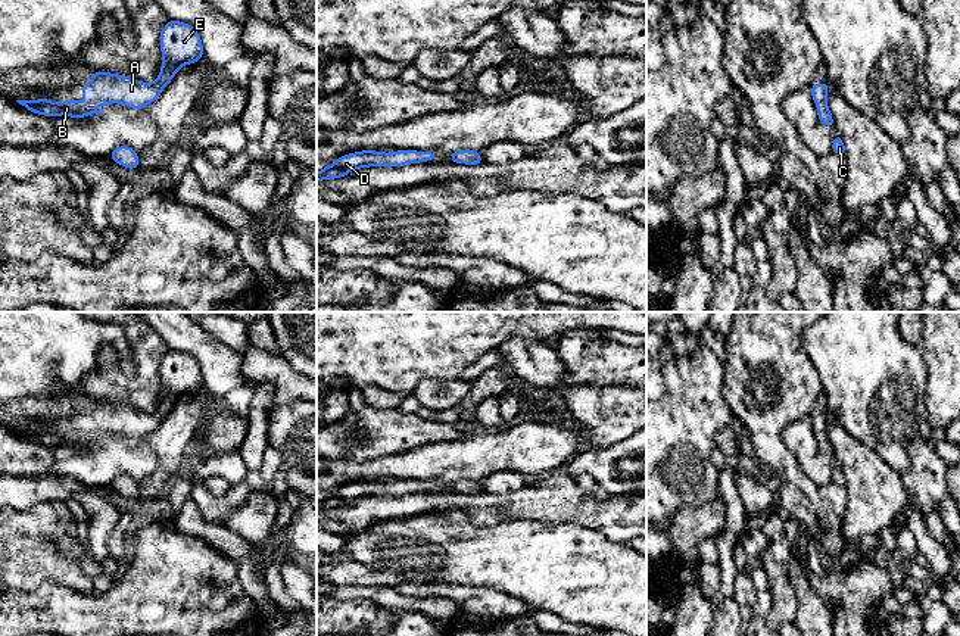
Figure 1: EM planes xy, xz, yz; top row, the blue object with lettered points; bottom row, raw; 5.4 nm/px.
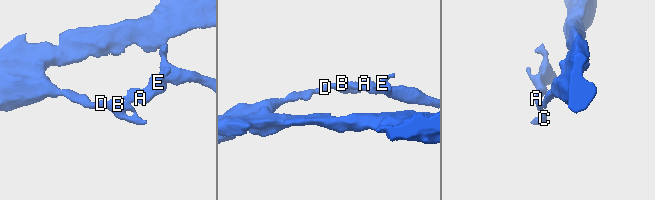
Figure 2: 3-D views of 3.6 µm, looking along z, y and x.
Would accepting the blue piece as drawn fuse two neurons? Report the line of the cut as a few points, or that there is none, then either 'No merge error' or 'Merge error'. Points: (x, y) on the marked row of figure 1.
No split. No merge error

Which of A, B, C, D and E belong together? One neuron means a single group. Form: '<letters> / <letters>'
A B C D E

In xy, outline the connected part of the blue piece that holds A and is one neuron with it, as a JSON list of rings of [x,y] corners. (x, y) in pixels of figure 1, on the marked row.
[[[172,21],[160,31],[162,69],[155,82],[134,81],[127,75],[93,71],[91,82],[81,84],[85,102],[54,103],[49,99],[16,100],[34,113],[44,116],[68,115],[85,118],[103,115],[94,106],[121,103],[131,109],[143,109],[155,102],[183,65],[196,63],[205,53],[199,32],[188,24]]]

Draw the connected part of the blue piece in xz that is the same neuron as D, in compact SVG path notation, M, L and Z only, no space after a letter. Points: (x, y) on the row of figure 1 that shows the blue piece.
M364 150L349 153L339 158L333 165L328 165L322 171L317 172L317 181L340 178L358 168L403 166L409 163L436 160L437 156L439 153L436 152L415 150L399 150L392 153Z

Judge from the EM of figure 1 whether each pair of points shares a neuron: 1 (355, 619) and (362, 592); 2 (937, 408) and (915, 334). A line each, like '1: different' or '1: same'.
1: different
2: different

